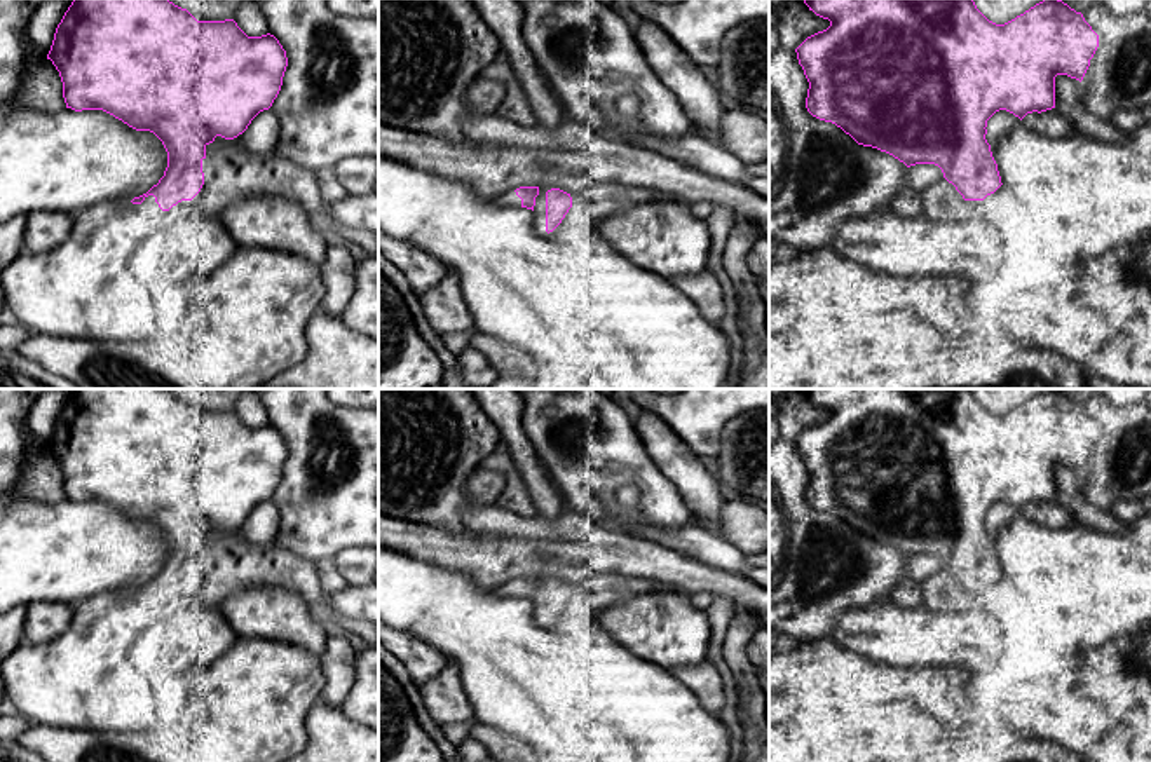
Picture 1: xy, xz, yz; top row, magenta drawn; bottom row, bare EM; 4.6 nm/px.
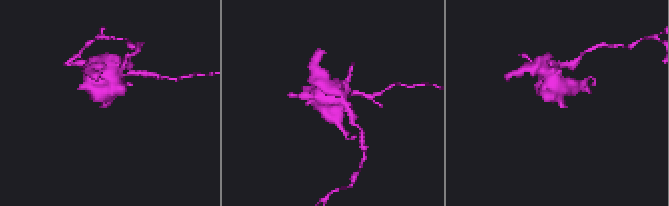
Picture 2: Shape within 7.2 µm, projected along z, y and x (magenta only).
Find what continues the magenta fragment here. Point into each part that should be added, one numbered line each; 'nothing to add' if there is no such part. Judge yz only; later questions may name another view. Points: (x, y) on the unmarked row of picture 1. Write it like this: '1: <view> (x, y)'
1: yz (1096, 703)

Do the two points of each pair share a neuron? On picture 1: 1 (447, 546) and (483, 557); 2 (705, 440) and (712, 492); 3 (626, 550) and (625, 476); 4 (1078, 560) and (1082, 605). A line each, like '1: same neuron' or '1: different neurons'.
1: same neuron
2: different neurons
3: different neurons
4: same neuron

